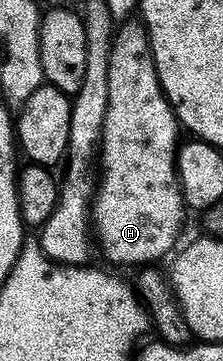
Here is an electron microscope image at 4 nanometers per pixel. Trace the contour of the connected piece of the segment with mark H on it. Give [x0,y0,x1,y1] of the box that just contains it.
[91,22,187,266]

